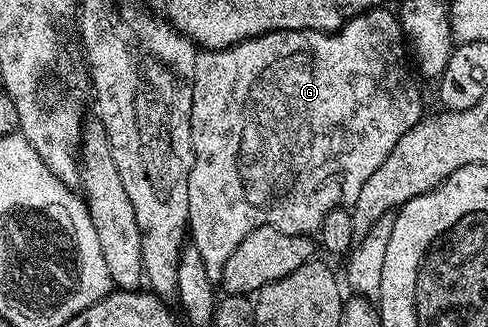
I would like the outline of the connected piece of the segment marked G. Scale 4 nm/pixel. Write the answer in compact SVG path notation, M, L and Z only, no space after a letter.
M268 31L264 35L255 35L252 39L244 39L241 43L234 44L233 47L224 47L220 51L204 49L197 54L196 64L194 65L194 77L192 78L192 108L190 109L190 129L192 130L192 168L190 169L190 181L188 182L188 231L190 232L190 243L198 249L198 253L202 255L202 262L206 267L206 274L210 277L210 281L216 285L219 284L222 277L222 269L226 265L226 261L230 257L230 253L234 253L234 249L238 249L238 245L242 245L244 238L254 229L259 227L273 227L282 233L290 233L291 235L311 236L313 233L319 232L322 225L322 217L326 217L326 213L332 211L333 207L341 202L350 205L358 197L358 189L362 189L364 182L370 177L370 173L374 173L374 169L378 169L378 165L382 165L382 161L386 161L386 157L394 149L394 145L398 145L398 141L403 135L409 131L415 123L420 122L422 118L422 110L420 111L420 87L414 75L404 75L404 87L408 87L408 99L396 99L396 103L372 103L372 95L356 95L356 83L352 83L352 79L340 79L340 75L328 75L328 63L332 63L332 59L328 59L328 55L332 55L332 47L340 47L340 43L328 43L328 51L324 51L324 43L316 43L316 31Z

